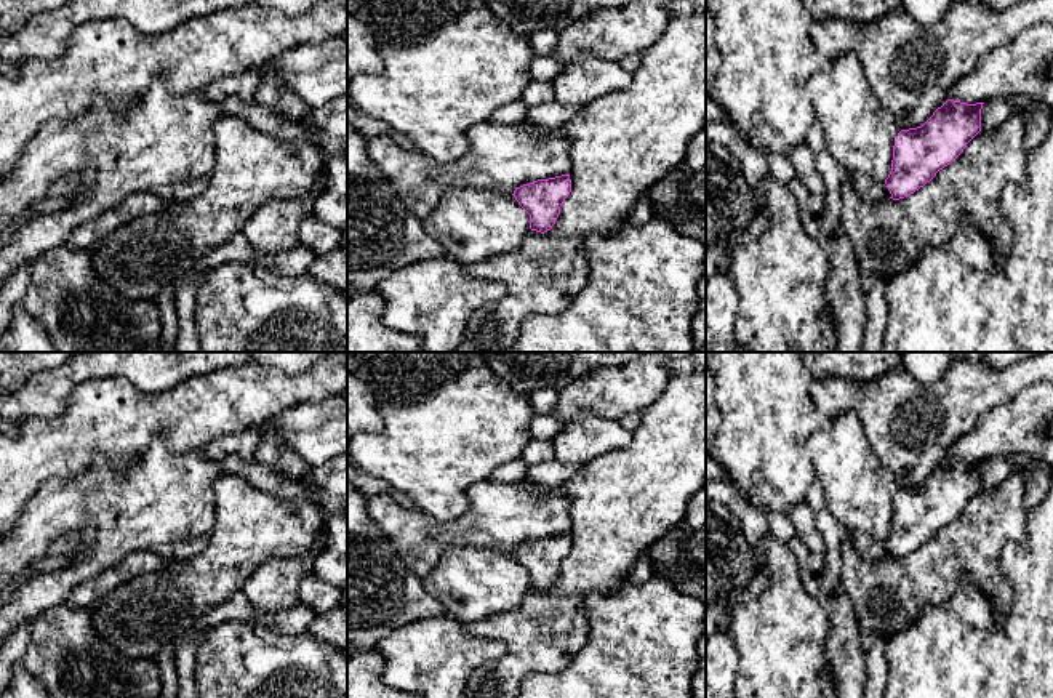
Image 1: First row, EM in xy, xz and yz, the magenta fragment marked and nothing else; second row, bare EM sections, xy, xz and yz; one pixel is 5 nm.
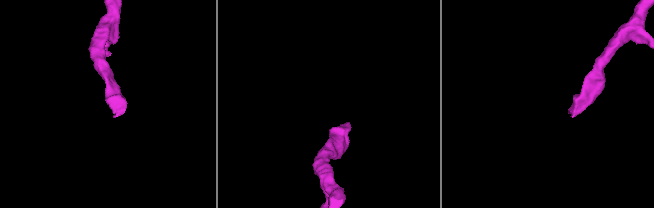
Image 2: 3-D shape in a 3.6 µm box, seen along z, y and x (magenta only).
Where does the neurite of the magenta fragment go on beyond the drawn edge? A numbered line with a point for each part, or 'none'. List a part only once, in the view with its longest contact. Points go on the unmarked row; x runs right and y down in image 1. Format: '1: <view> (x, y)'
1: yz (872, 549)

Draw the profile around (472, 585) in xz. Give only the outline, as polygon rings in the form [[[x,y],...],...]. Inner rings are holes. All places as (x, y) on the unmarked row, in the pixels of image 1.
[[[451,546],[422,584],[448,615],[467,623],[517,612],[530,588],[530,573],[514,554]]]

